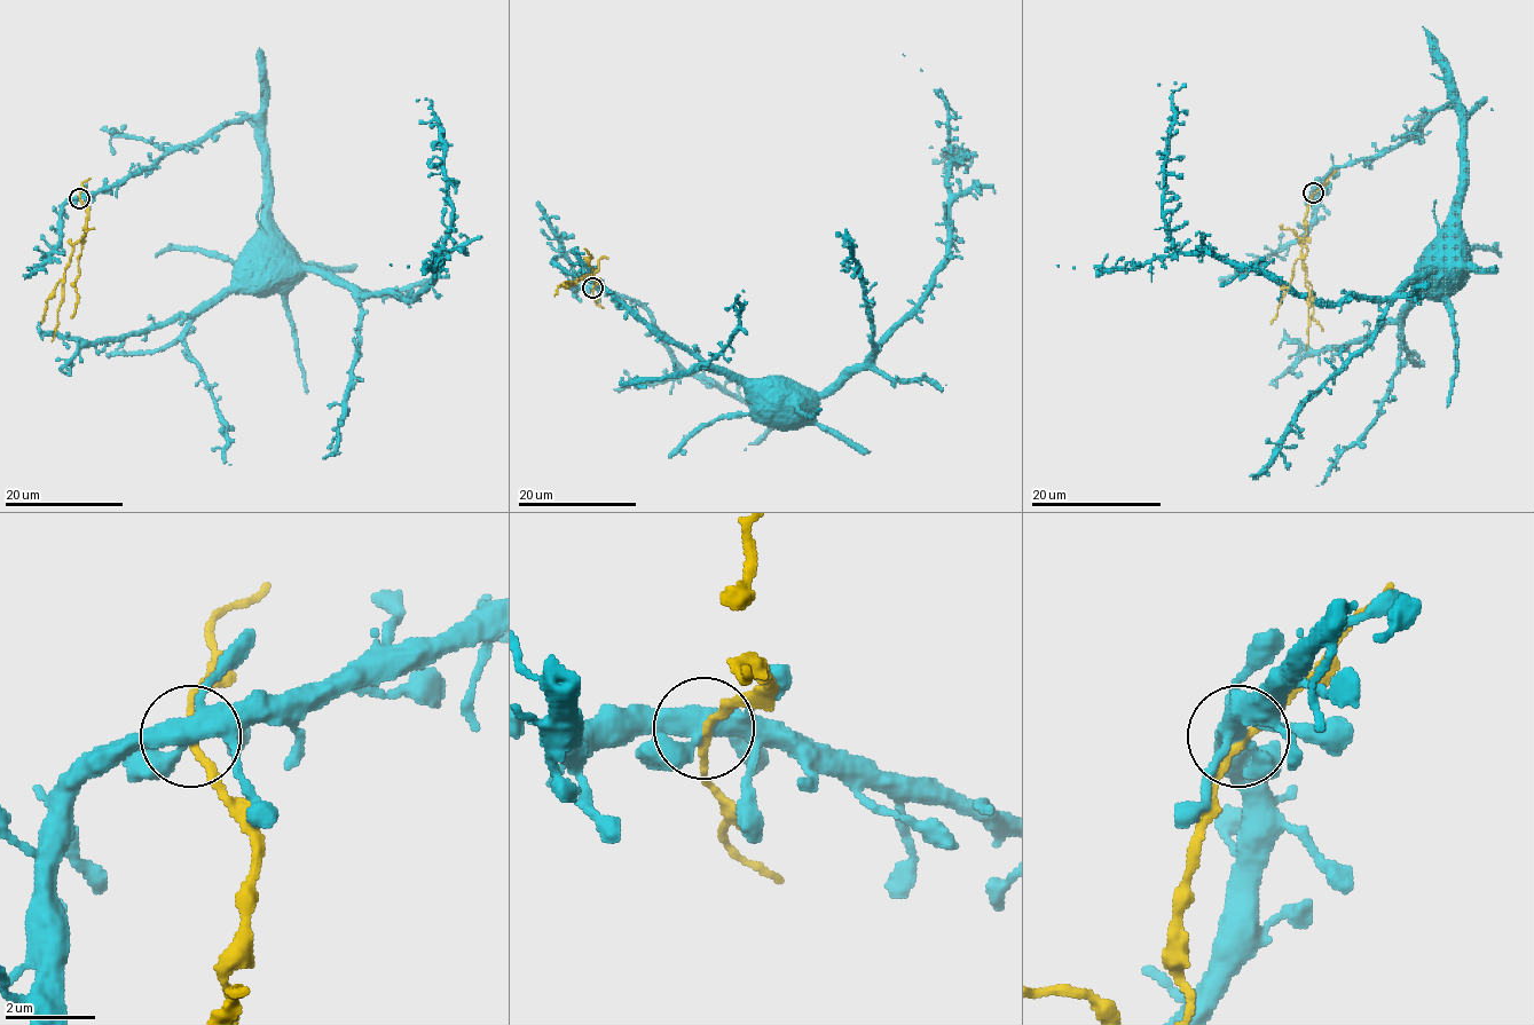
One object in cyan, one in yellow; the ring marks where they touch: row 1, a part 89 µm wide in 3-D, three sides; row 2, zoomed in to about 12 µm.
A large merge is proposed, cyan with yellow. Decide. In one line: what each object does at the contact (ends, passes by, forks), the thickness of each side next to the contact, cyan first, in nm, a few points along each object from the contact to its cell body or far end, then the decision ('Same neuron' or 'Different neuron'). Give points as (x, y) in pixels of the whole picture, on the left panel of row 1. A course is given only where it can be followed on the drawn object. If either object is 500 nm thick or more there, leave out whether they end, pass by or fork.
At the ring cyan forks. At the ring yellow passes by. Thickness 440 nm (cyan) against 150 nm. Course of cyan: (79, 197), (119, 186), (174, 149), (252, 117), (264, 171), (264, 250), (256, 269). Course of yellow: (79, 197), (87, 212), (86, 229), (84, 236), (73, 245), (64, 270), (62, 302), (52, 341). Different neuron

